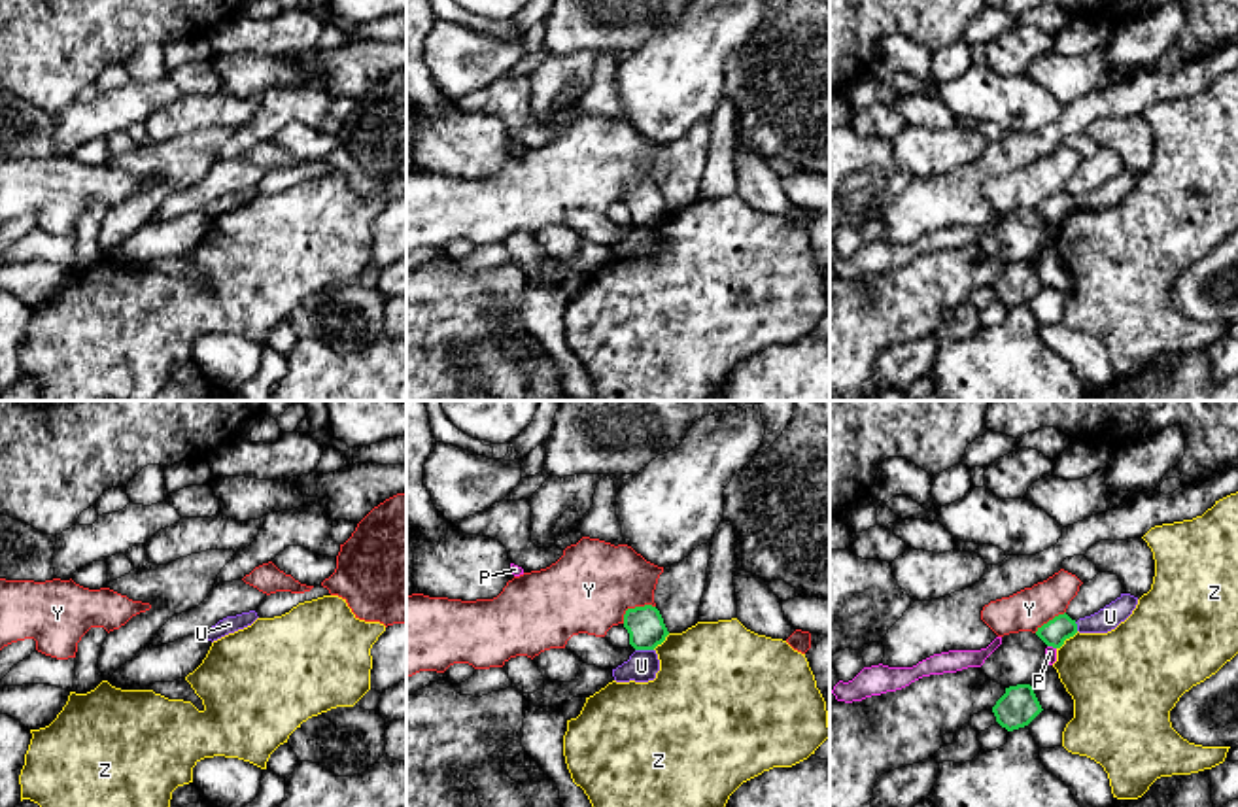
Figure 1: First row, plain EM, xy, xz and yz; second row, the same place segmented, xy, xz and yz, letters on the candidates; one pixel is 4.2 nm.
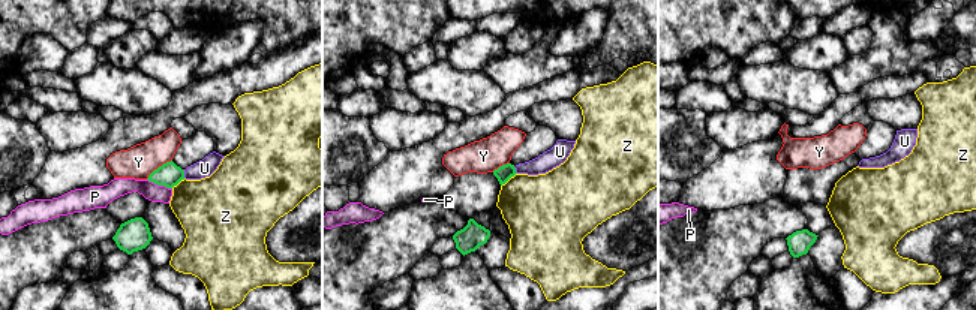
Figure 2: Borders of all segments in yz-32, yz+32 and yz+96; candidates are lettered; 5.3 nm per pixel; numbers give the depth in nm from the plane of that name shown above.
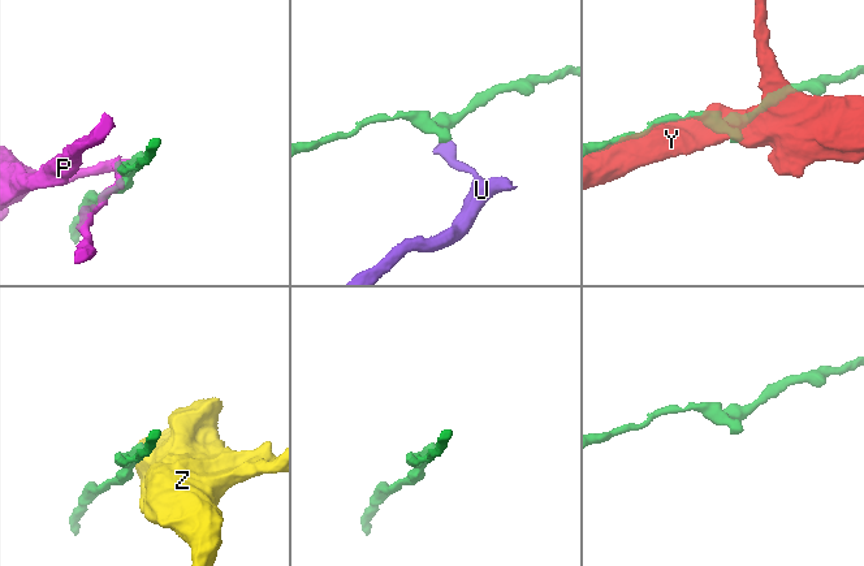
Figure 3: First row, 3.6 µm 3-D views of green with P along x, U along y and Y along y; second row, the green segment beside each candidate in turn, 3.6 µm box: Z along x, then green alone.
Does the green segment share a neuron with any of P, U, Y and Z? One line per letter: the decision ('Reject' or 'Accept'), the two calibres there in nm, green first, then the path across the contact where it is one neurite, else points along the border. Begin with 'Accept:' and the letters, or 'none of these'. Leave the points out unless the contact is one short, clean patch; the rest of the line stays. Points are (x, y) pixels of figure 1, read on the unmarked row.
Accept: none of these
P: Reject. Thickness 110 nm (green) against 50 nm
U: Reject. Thickness 160 nm (green) against 130 nm. Boundary: xz (636, 225), (653, 227)
Y: Reject. Thickness 160 nm (green) against 360 nm
Z: Reject. Thickness 110 nm (green) against 380 nm. Boundary: yz (1078, 208), (1057, 225)

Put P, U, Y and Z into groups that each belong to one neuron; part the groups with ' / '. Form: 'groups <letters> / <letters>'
groups P / U / Y / Z

